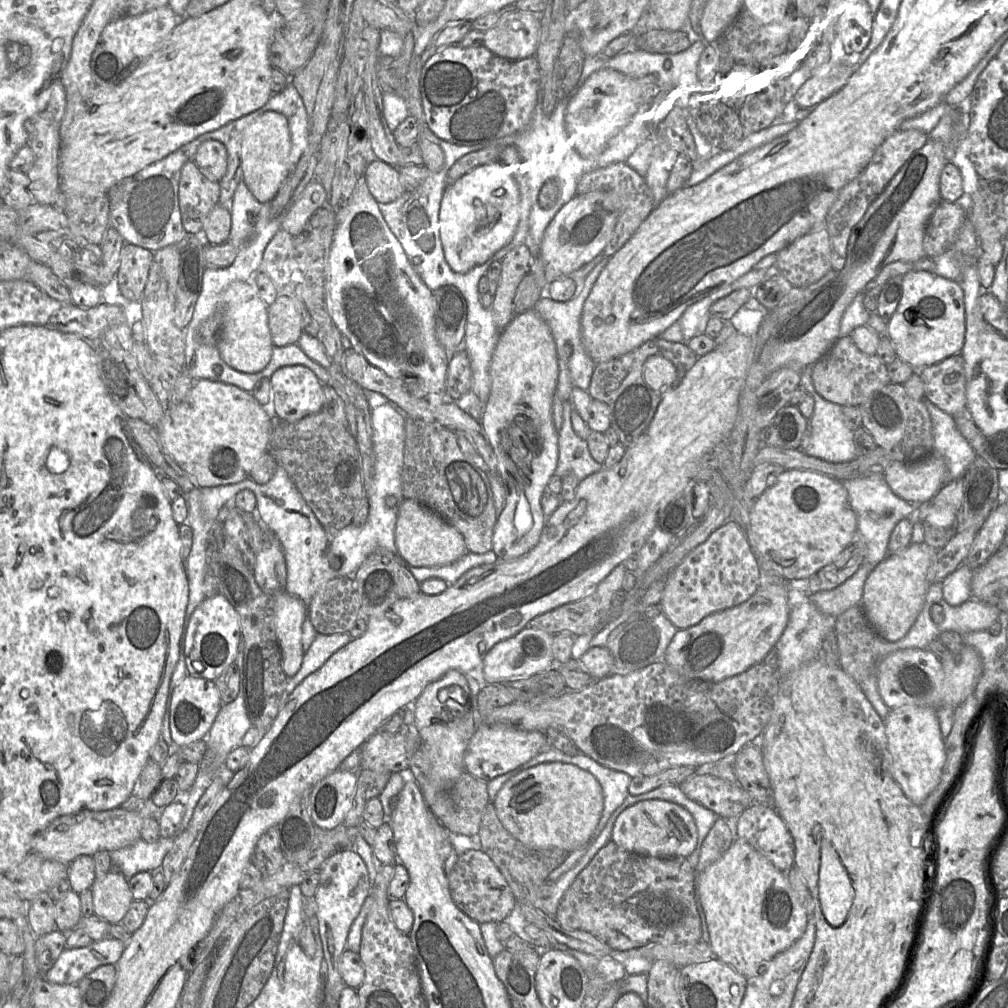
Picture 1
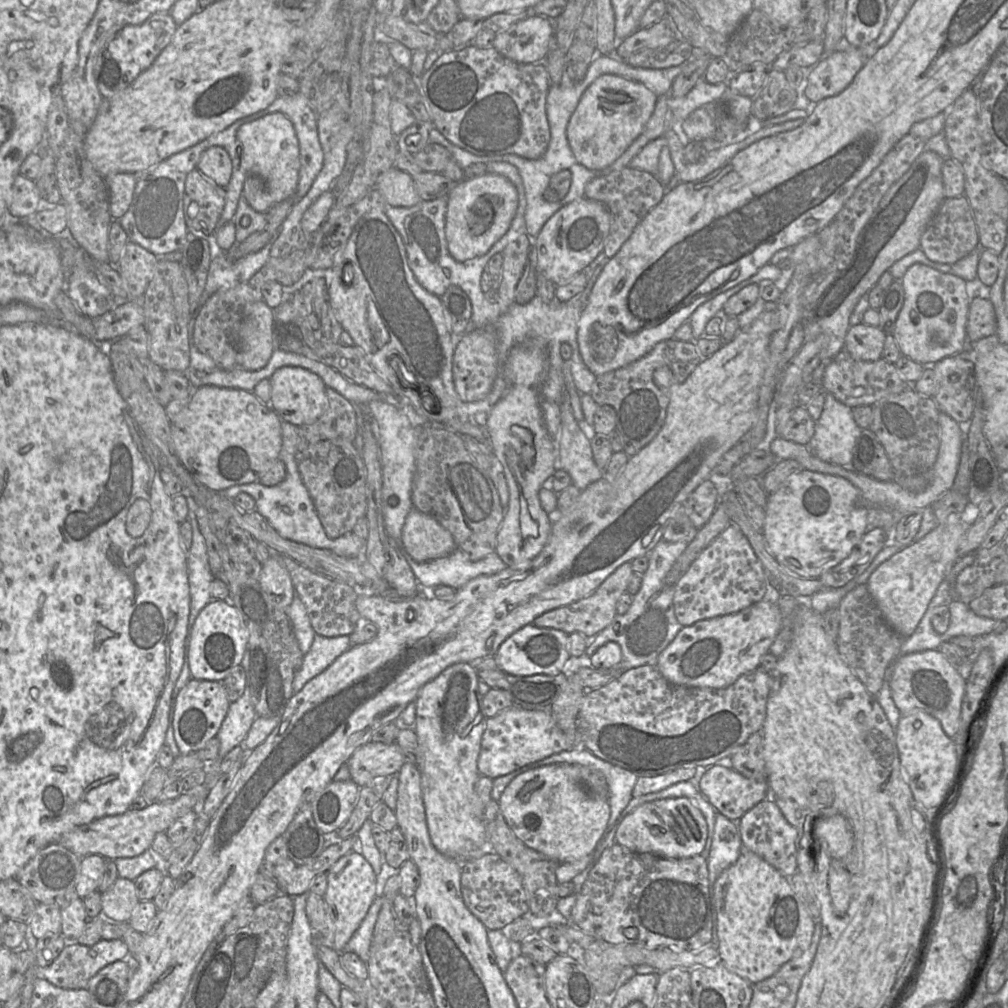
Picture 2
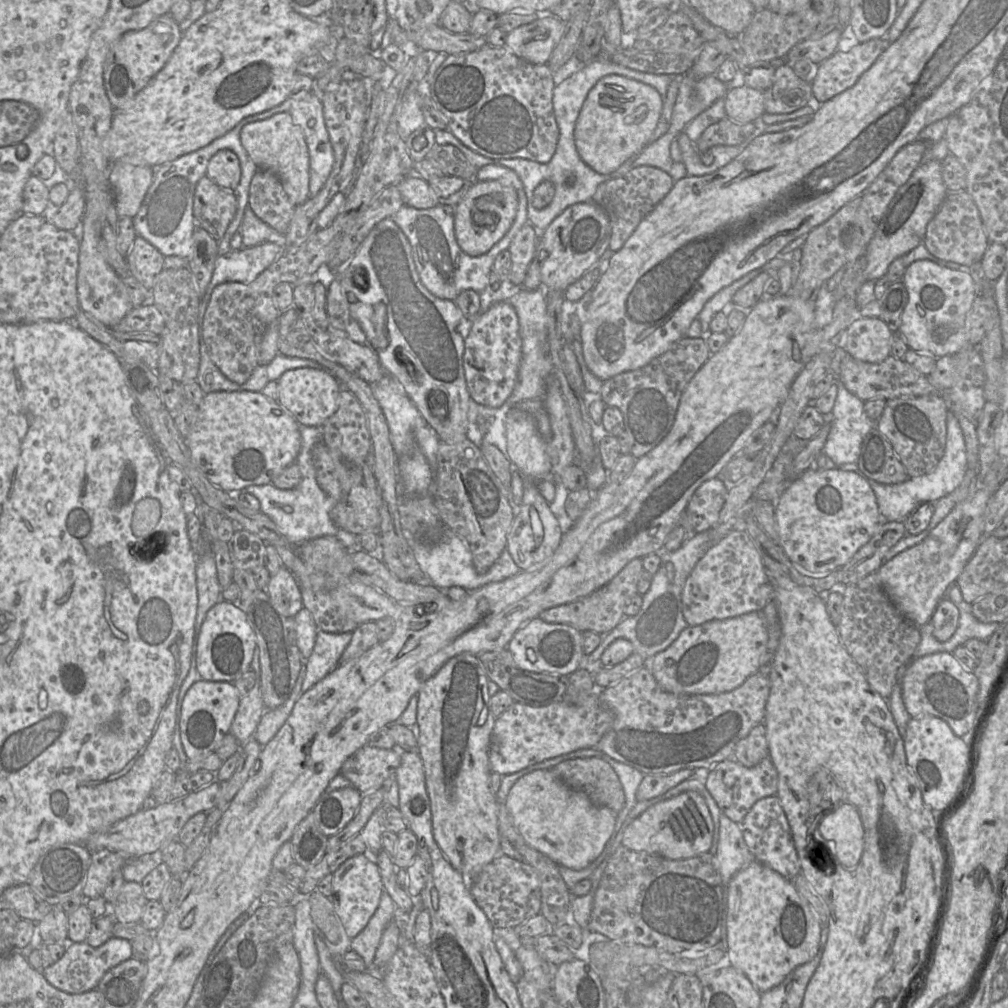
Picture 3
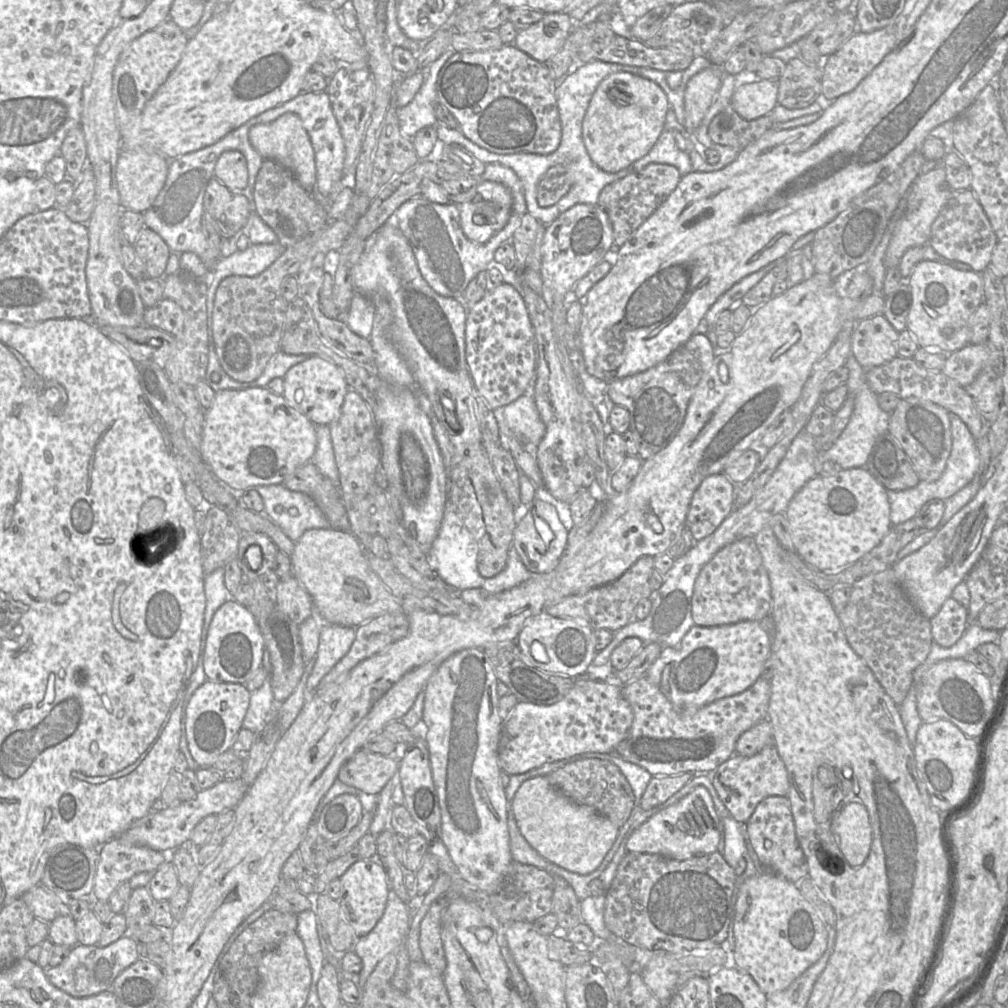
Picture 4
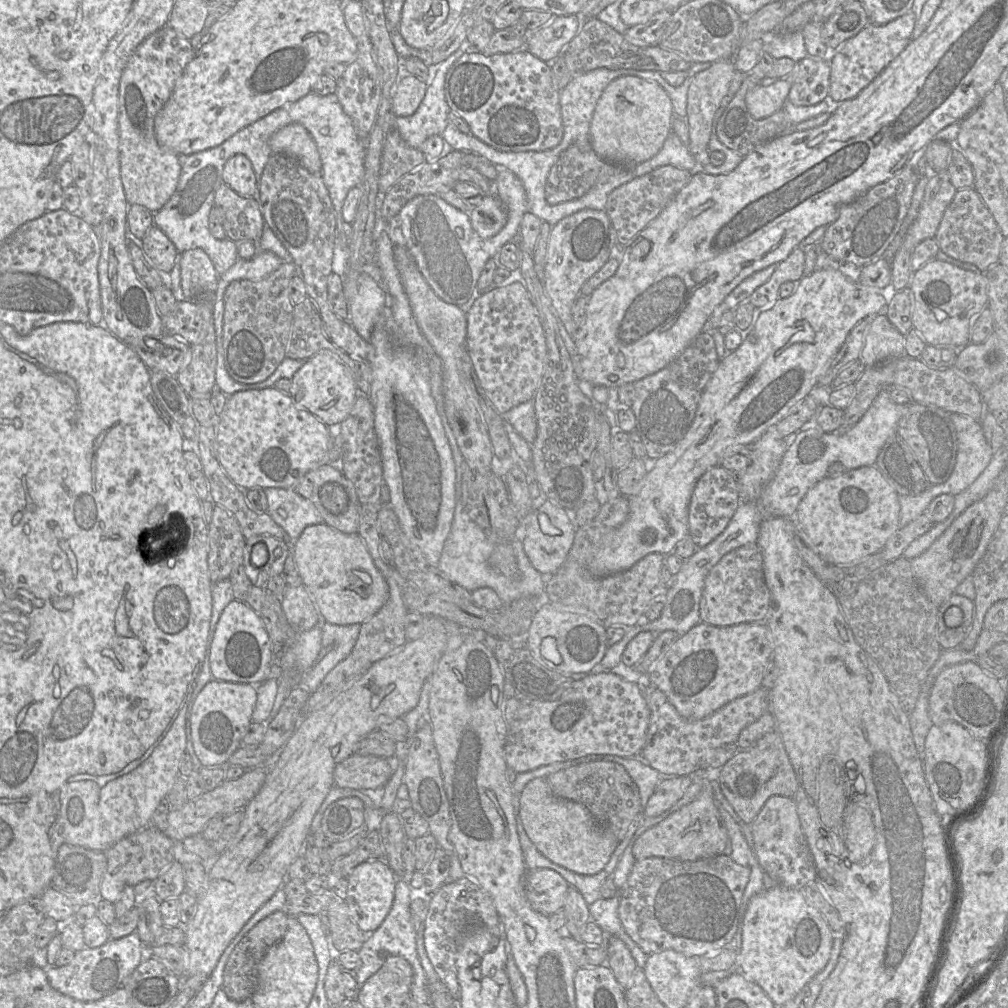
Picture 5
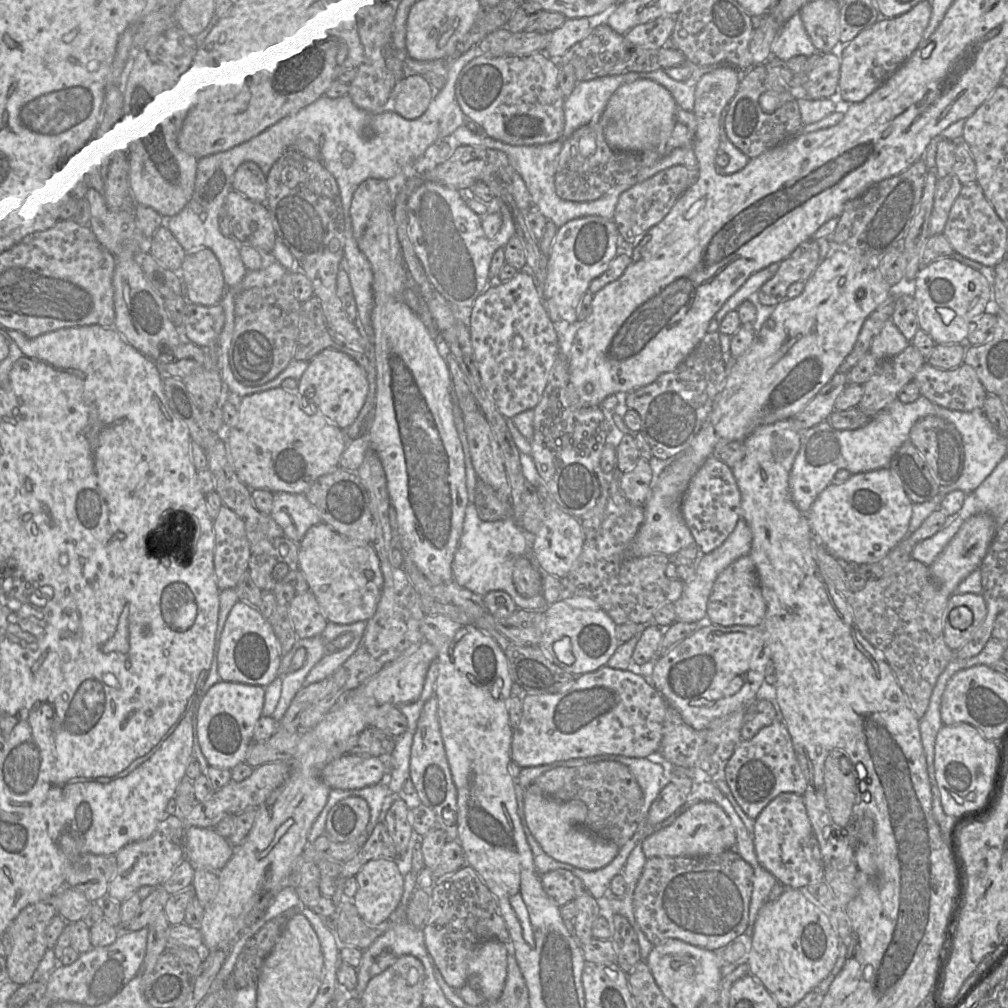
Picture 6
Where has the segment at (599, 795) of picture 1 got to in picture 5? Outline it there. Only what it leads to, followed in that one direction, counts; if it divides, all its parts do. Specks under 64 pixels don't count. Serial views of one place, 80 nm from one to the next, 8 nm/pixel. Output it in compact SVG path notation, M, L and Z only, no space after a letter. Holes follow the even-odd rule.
M547 777L528 782L519 794L519 802L519 817L527 836L550 861L583 875L596 874L609 862L619 842L615 835L583 804L555 795Z

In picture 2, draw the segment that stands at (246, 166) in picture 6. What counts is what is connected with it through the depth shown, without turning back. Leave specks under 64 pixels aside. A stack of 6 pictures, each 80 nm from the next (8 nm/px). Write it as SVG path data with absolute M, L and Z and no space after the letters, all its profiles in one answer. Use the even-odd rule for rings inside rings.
M221 146L206 149L197 165L205 178L225 188L232 174L232 162L228 152Z

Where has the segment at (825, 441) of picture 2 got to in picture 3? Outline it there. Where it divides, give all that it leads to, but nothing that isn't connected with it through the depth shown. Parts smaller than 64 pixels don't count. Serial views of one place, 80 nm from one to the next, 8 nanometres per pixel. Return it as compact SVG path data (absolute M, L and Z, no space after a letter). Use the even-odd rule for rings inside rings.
M838 382L837 383L837 387L838 387L838 393L837 393L837 398L834 404L834 407L832 409L832 412L829 415L824 415L824 416L829 416L829 422L830 422L830 432L827 438L827 441L825 443L825 446L823 448L822 453L825 454L826 456L828 456L837 466L838 465L843 465L843 464L848 464L848 463L855 463L857 464L858 458L859 458L859 454L860 454L860 448L861 448L861 444L862 441L864 439L864 437L876 426L876 422L873 421L872 419L870 419L867 414L864 411L864 402L862 400L860 400L858 397L856 397L855 395L851 394L842 383Z

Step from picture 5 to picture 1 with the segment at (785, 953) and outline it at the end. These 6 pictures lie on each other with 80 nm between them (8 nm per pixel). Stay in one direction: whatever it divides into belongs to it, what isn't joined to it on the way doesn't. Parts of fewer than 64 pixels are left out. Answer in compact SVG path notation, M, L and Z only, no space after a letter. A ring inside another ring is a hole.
M738 837L720 859L697 872L695 893L704 914L713 954L745 978L757 975L763 963L791 946L806 927L805 911L788 885L784 873Z

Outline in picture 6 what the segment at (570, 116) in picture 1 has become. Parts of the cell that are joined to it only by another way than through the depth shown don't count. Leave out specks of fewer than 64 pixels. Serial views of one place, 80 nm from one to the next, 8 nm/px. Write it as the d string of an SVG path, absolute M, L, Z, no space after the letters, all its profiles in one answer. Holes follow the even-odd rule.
M639 79L621 85L612 94L599 121L604 138L611 148L627 153L645 152L665 145L676 124L678 108L665 87L652 80Z

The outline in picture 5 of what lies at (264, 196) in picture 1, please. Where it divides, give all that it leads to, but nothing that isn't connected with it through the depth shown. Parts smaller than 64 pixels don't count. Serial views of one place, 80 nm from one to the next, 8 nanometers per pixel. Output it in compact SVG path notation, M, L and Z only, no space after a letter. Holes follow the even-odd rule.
M292 123L278 130L269 141L273 153L295 158L312 173L320 173L321 159L317 145L309 132L300 124Z

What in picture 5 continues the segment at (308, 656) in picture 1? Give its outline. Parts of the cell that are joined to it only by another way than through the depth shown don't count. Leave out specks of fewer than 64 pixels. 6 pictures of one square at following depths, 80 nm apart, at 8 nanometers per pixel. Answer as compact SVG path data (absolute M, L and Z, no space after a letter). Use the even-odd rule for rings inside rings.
M321 622L322 649L315 664L303 675L299 688L312 694L325 676L352 652L360 624L335 625Z

